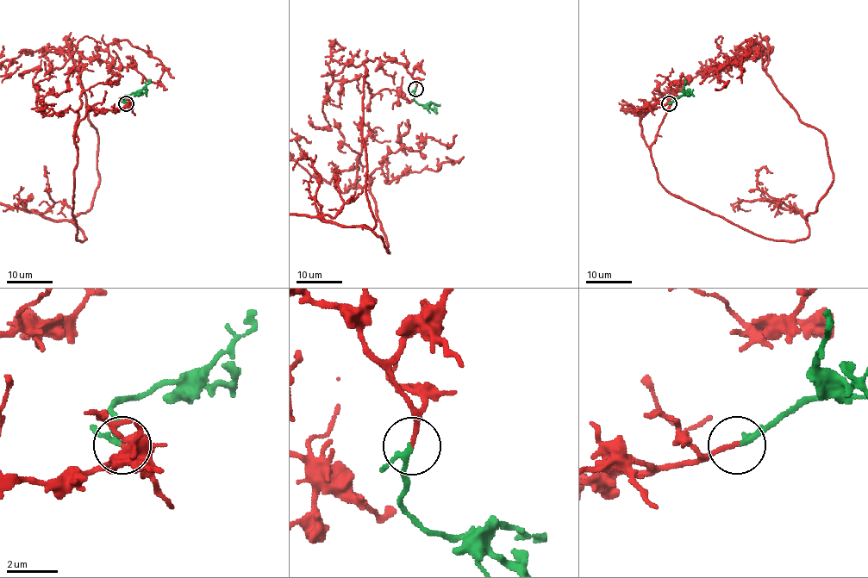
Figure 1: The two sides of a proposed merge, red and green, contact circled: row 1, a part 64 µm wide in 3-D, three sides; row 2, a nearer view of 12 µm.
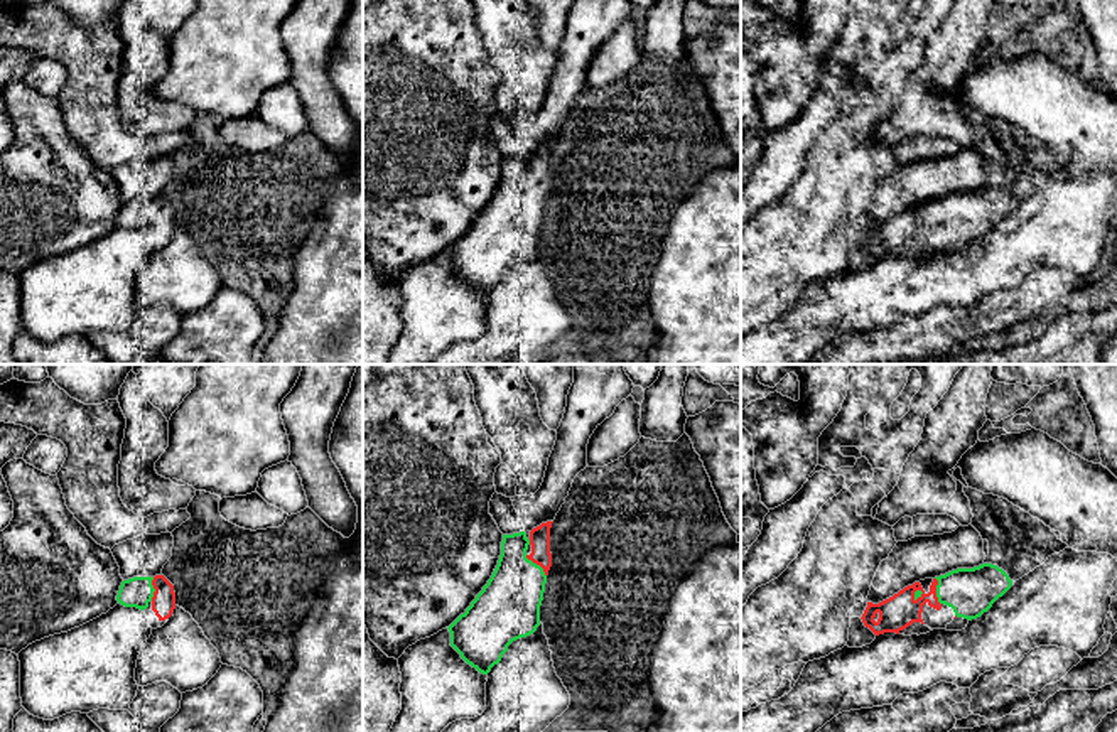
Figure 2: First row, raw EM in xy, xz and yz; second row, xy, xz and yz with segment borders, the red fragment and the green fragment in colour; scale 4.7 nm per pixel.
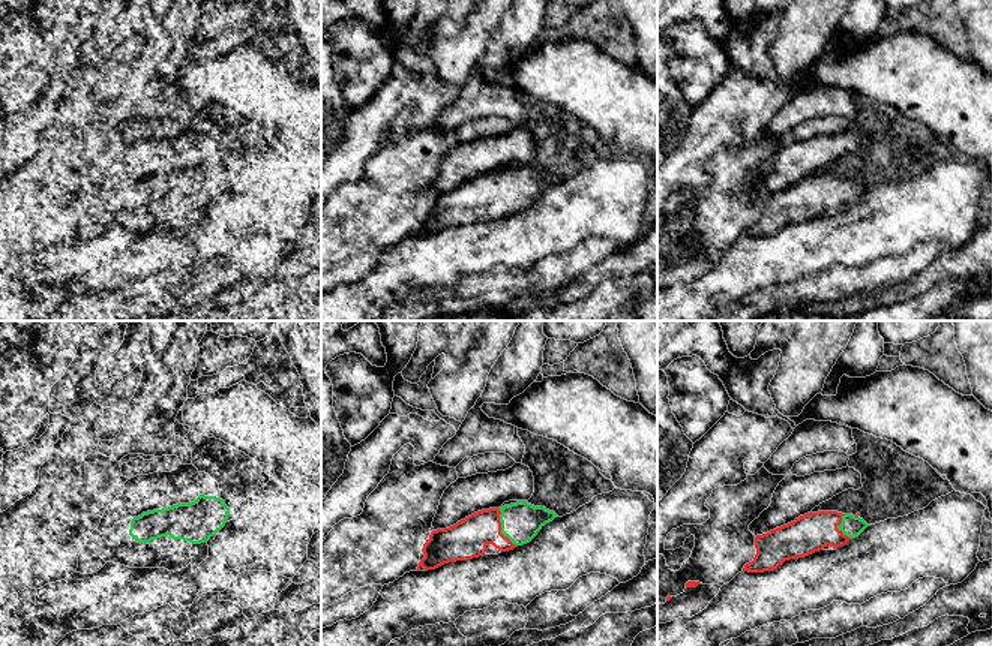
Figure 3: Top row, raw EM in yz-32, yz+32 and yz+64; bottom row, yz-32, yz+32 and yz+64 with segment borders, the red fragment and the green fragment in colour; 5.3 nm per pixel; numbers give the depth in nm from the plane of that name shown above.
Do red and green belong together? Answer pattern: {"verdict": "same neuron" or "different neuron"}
{"verdict": "same neuron"}

